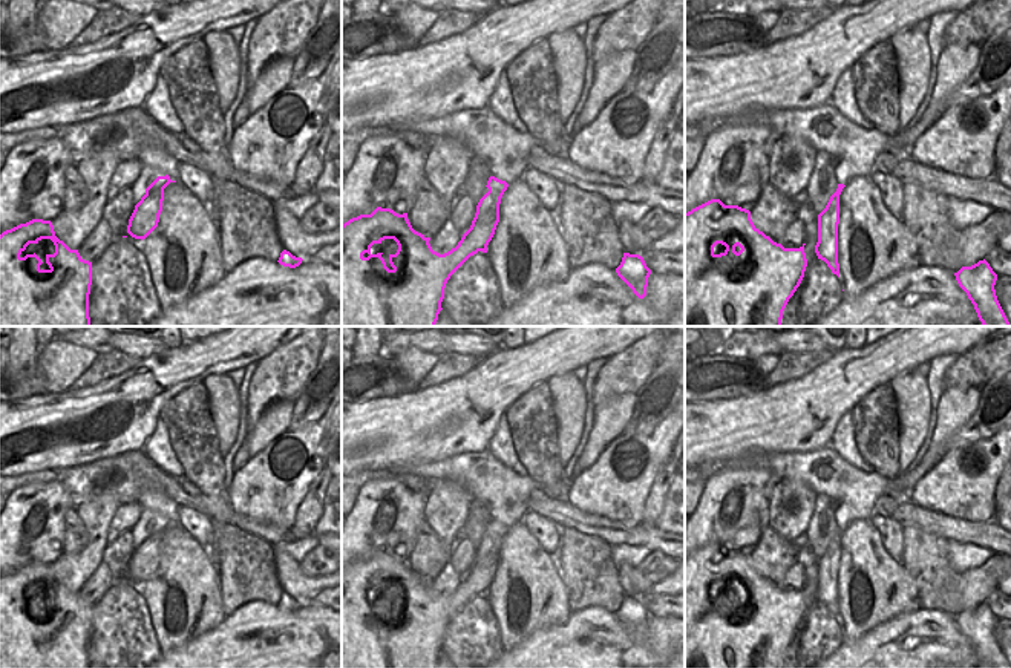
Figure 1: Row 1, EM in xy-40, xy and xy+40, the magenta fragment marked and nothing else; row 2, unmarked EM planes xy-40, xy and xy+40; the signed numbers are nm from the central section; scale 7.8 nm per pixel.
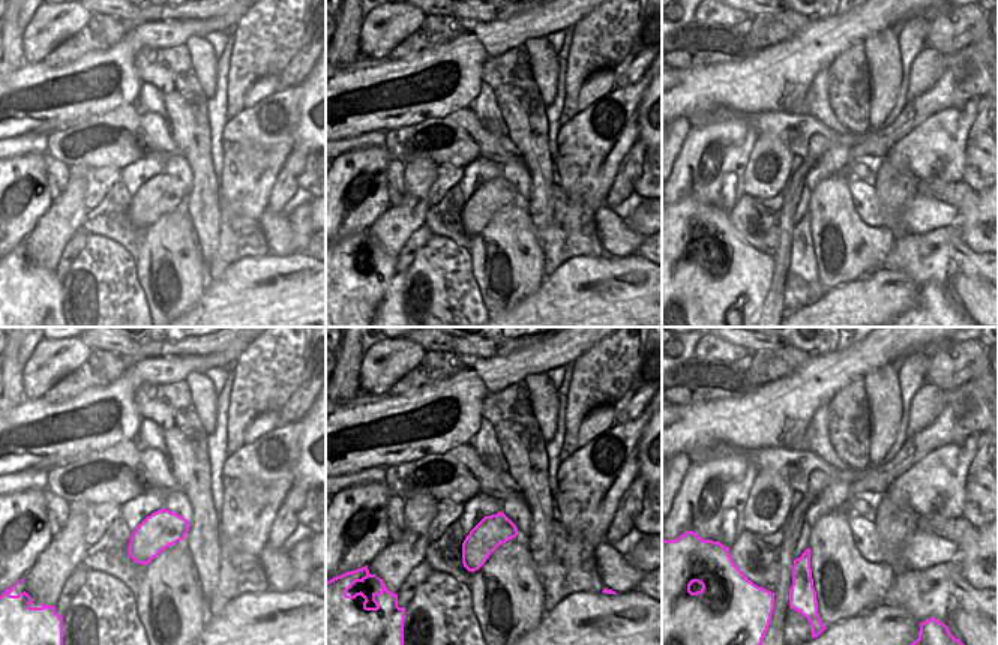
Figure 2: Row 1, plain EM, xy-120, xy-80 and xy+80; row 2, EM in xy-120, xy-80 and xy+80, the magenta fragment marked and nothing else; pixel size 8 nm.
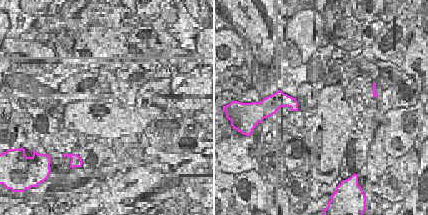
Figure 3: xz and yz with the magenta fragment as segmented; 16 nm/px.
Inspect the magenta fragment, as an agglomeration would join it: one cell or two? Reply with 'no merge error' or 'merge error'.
merge error

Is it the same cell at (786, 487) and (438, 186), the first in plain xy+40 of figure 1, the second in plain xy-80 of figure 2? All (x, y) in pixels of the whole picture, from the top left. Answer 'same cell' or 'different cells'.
different cells

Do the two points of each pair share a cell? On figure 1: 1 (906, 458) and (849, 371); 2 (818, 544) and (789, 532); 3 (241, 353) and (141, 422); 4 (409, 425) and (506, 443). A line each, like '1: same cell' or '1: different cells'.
1: different cells
2: different cells
3: same cell
4: different cells

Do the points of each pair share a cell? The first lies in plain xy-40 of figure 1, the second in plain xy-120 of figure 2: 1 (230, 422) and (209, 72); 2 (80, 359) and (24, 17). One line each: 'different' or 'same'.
1: same
2: different

